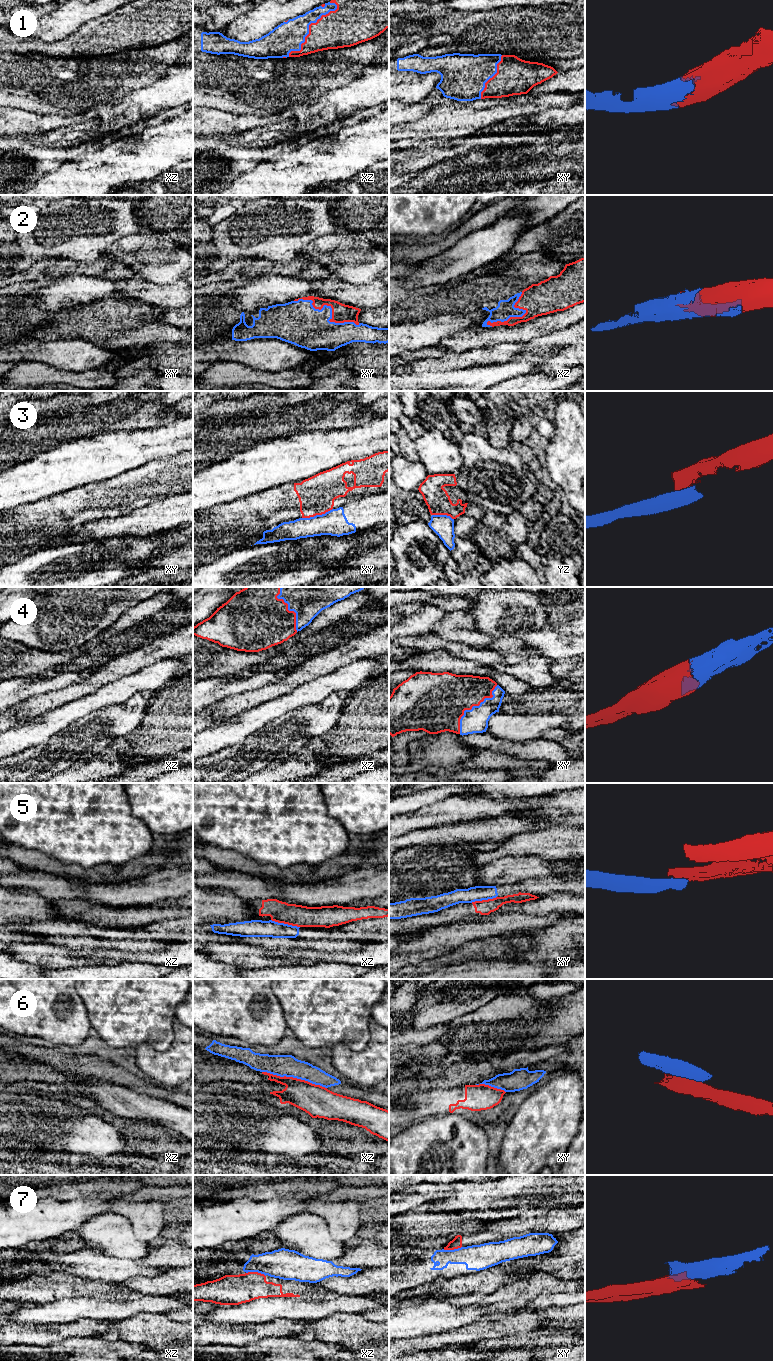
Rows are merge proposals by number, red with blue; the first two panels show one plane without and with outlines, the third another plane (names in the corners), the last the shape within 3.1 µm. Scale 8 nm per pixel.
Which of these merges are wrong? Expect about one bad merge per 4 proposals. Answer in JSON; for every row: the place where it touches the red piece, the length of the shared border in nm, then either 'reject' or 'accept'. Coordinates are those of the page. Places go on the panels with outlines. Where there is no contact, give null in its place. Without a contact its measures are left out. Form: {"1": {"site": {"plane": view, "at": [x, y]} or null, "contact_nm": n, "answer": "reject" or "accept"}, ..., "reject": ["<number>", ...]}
{"1": {"site": {"plane": "xz", "at": [309, 28]}, "contact_nm": 600, "answer": "accept"}, "2": {"site": {"plane": "xy", "at": [332, 309]}, "contact_nm": 550, "answer": "accept"}, "3": {"site": {"plane": "xy", "at": [317, 514]}, "contact_nm": 260, "answer": "reject"}, "4": {"site": {"plane": "xy", "at": [472, 706]}, "contact_nm": 500, "answer": "accept"}, "5": {"site": {"plane": "xz", "at": [285, 923]}, "contact_nm": 240, "answer": "reject"}, "6": {"site": {"plane": "xz", "at": [294, 1078]}, "contact_nm": 550, "answer": "reject"}, "7": {"site": {"plane": "xz", "at": [256, 1272]}, "contact_nm": 160, "answer": "reject"}, "reject": ["3", "5", "6", "7"]}

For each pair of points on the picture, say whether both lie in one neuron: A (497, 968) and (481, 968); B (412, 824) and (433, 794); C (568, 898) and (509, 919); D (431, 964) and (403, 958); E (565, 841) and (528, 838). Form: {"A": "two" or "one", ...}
{"A": "one", "B": "two", "C": "two", "D": "two", "E": "one"}

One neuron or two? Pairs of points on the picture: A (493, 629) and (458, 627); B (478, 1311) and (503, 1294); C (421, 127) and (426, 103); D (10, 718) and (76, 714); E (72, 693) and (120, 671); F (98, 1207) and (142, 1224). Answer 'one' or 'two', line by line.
A: two
B: two
C: two
D: two
E: one
F: one

